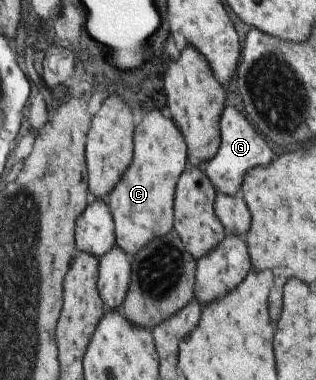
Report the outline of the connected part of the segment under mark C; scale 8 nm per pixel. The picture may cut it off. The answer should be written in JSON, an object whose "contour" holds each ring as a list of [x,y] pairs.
{"contour":[[[149,112],[134,125],[132,159],[119,184],[106,196],[114,224],[114,244],[133,256],[153,239],[172,229],[174,188],[179,175],[187,170],[187,153],[180,130],[159,112]]]}

